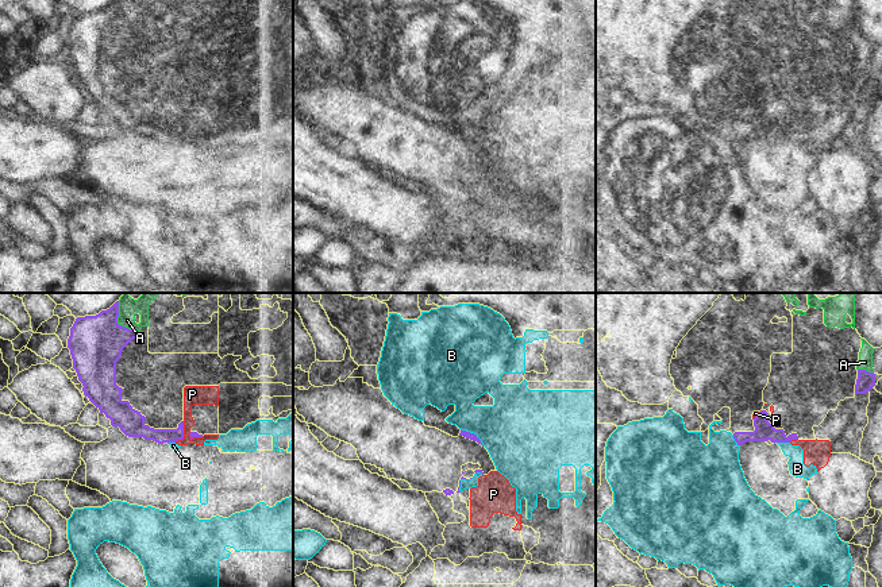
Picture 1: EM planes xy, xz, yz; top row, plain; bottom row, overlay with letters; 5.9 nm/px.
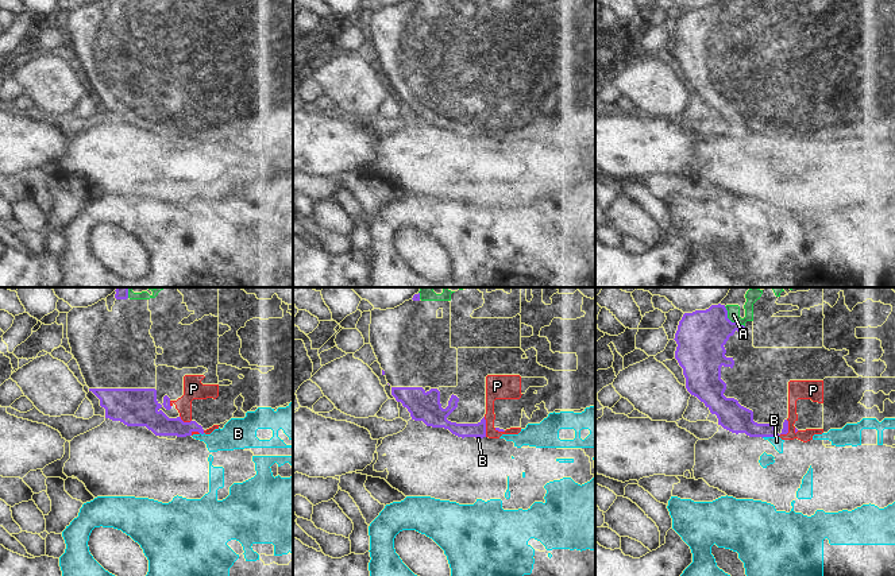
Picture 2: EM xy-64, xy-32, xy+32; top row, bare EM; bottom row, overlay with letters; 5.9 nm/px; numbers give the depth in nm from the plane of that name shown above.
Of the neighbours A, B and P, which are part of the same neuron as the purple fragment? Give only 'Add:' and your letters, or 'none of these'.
Add: A

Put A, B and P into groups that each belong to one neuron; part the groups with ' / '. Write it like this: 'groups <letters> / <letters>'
groups A / B P

